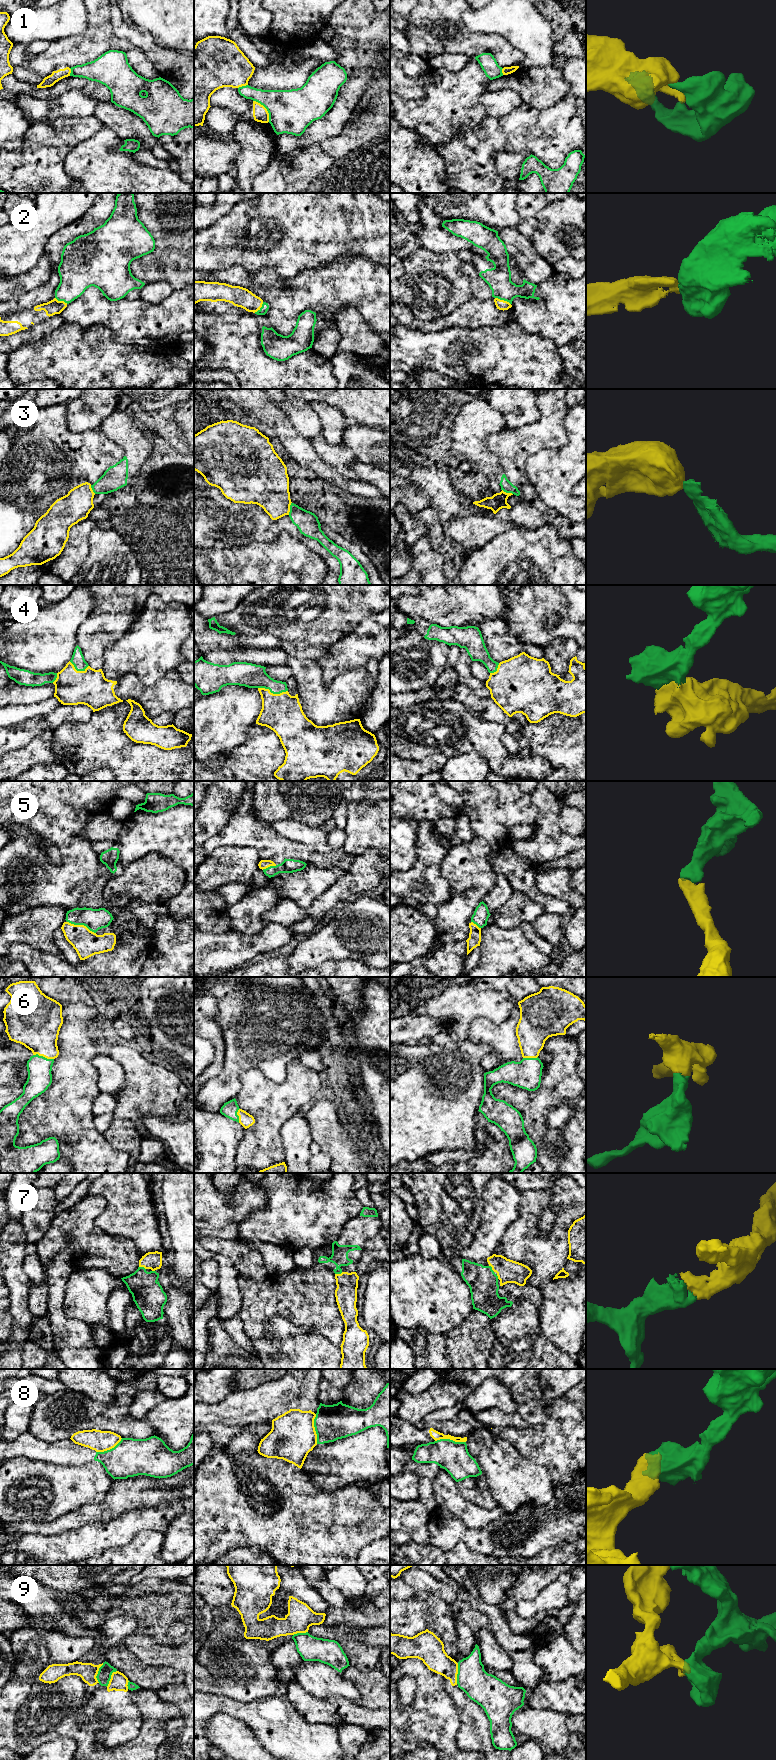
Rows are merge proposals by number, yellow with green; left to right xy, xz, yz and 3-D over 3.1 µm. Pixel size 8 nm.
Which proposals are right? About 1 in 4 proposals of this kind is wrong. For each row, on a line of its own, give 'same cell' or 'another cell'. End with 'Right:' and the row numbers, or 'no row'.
1: another cell
2: same cell
3: another cell
4: same cell
5: same cell
6: same cell
7: same cell
8: another cell
9: another cell
Right: 2, 4, 5, 6, 7

